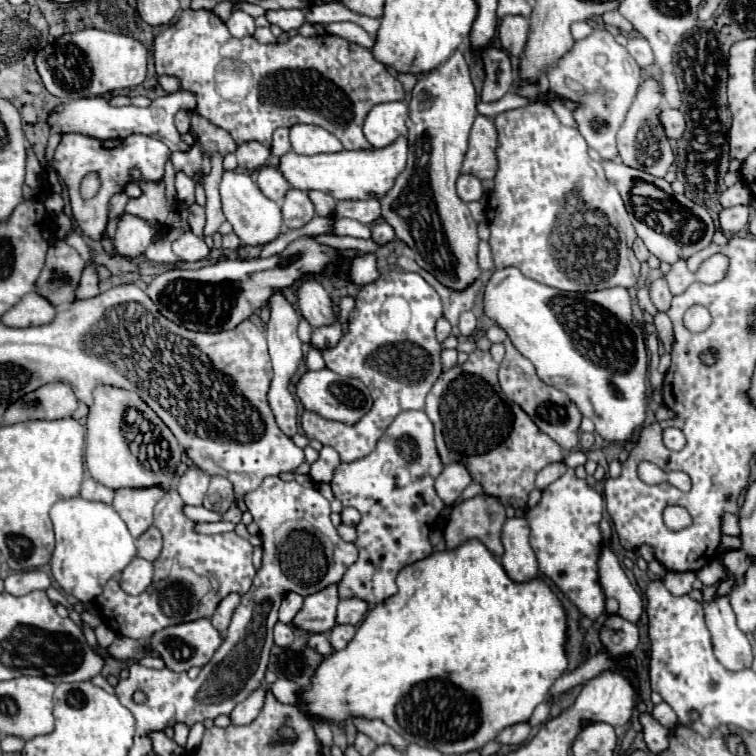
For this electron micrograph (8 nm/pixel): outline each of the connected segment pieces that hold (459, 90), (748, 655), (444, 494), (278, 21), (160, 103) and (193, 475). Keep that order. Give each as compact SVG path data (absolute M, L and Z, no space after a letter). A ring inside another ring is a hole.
M460 50L416 82L408 108L408 166L396 178L390 194L380 200L382 218L394 228L396 238L412 248L414 260L424 270L434 274L444 286L462 290L480 276L480 270L476 262L476 222L466 202L456 194L468 134L478 114L476 90Z
M716 584L710 588L704 588L704 612L706 612L706 624L712 634L712 646L716 660L732 672L746 670L752 666L754 654L752 646L736 626L736 616L730 608L730 602L726 596L714 598Z
M452 462L444 466L442 474L436 478L436 492L448 506L452 506L470 482L472 482L472 476L468 468L460 462Z
M274 10L274 12L266 12L266 18L270 24L280 26L282 30L300 28L304 22L300 10Z
M178 90L174 94L168 94L164 98L156 98L152 100L152 104L148 108L138 108L138 106L110 106L104 98L96 96L96 98L80 98L68 104L58 106L58 110L50 116L50 124L56 132L78 132L78 134L86 134L98 140L116 140L116 138L126 138L130 134L146 134L152 136L160 142L164 142L170 152L188 152L190 144L186 144L180 136L180 132L174 126L174 114L178 110L194 110L196 100L194 94Z
M188 466L188 470L184 472L184 476L180 478L178 494L182 496L184 504L200 506L202 500L204 500L204 496L206 496L208 484L210 484L210 474L206 474L198 466Z

